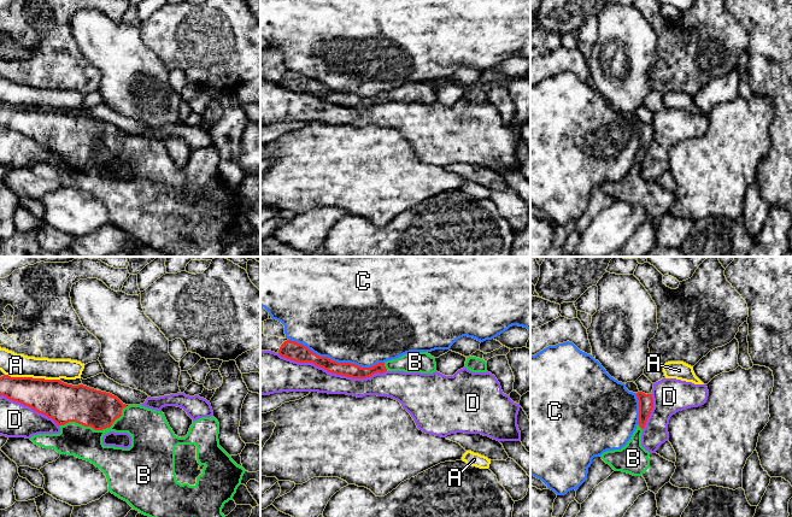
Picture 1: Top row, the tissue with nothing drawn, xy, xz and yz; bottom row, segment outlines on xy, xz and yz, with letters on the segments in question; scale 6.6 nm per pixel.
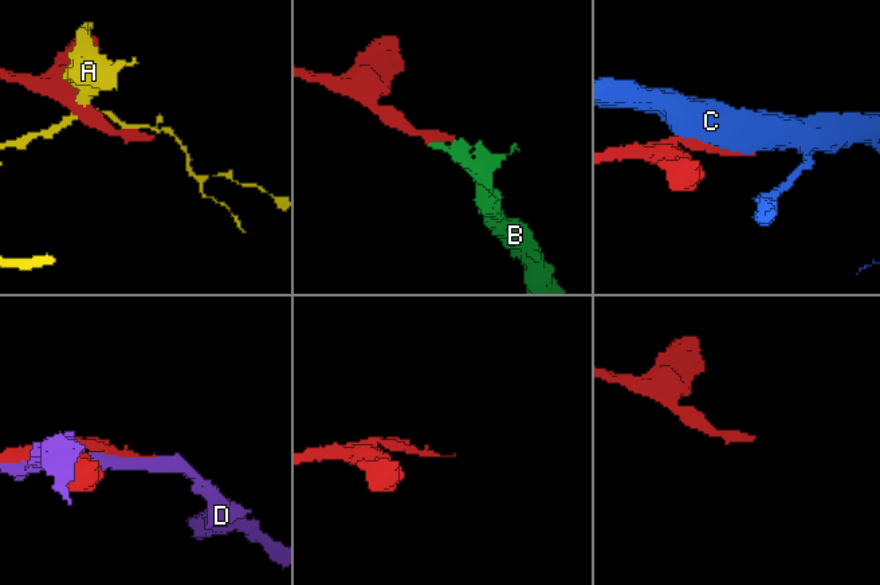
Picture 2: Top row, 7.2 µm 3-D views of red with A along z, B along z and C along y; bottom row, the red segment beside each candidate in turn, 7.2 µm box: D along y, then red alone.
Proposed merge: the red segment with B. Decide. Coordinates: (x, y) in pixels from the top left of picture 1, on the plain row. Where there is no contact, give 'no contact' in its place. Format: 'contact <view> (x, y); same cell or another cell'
contact xy (94, 159); same cell

